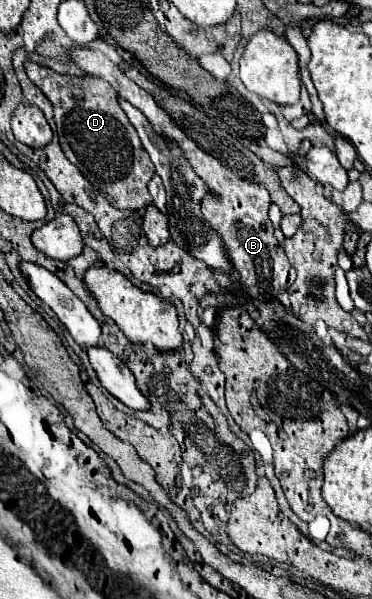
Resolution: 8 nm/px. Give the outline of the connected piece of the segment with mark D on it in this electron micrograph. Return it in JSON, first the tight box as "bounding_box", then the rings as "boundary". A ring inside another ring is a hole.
{"bounding_box":[26,61,154,211],"boundary":[[[32,61],[26,63],[26,73],[30,81],[52,101],[60,145],[80,173],[116,209],[140,211],[150,205],[152,197],[148,193],[148,181],[154,177],[154,165],[144,151],[136,129],[118,105],[118,93],[110,87],[110,83],[94,75],[86,75],[84,79],[58,75]]]}

